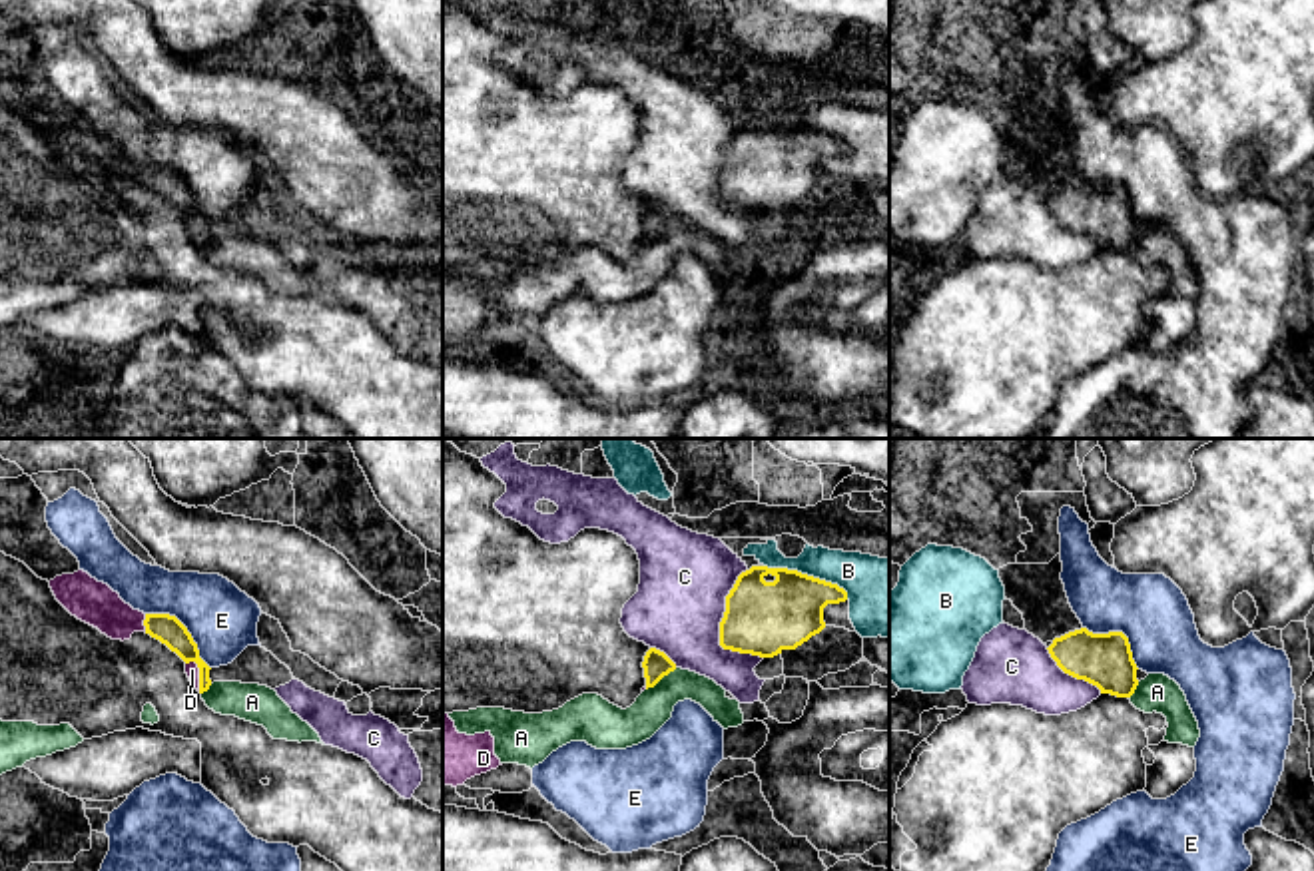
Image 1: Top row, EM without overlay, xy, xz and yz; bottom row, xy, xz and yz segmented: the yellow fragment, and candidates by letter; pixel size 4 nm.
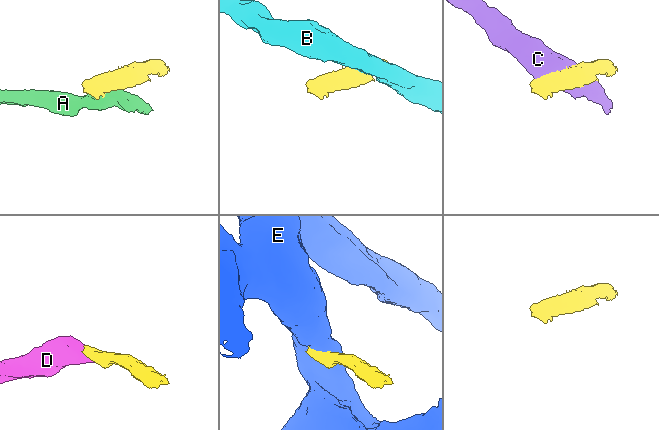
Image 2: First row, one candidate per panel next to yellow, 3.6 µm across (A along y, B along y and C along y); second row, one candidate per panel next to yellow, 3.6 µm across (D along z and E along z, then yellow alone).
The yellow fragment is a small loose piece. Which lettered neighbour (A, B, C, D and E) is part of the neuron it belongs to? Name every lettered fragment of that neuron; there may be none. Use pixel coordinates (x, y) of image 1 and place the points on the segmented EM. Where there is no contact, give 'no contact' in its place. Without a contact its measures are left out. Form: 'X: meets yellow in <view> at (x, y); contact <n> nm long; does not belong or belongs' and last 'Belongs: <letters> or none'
A: meets yellow in xz at (660, 678); contact 160 nm long; does not belong
B: meets yellow in xz at (806, 575); contact 380 nm long; does not belong
C: meets yellow in xz at (720, 628); contact 380 nm long; does not belong
D: meets yellow in xy at (200, 674); contact 130 nm long; belongs
E: meets yellow in xy at (186, 628); contact 340 nm long; does not belong
Belongs: D

